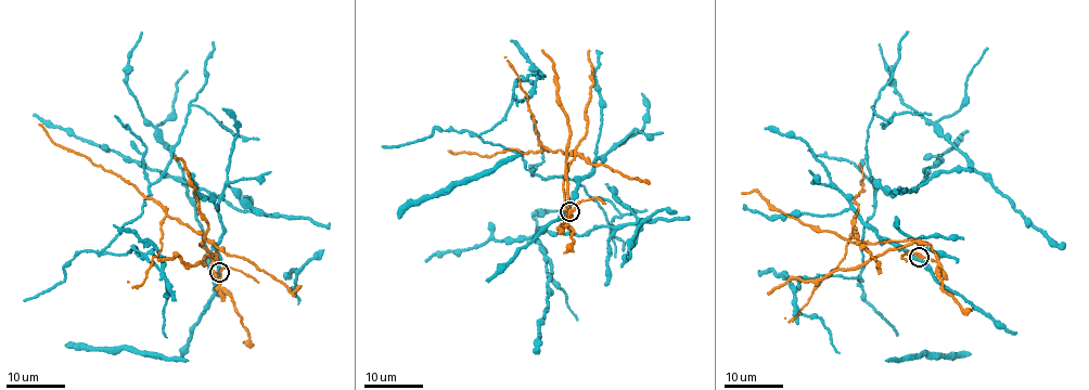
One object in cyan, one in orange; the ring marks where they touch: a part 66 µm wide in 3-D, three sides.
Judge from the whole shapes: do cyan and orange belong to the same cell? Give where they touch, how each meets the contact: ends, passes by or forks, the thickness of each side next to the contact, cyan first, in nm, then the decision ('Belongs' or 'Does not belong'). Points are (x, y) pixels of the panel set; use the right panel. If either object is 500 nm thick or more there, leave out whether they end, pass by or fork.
Place: (919, 257). At the ring cyan passes by. At the ring orange passes by. Thickness 360 nm (cyan) against 240 nm. Does not belong

